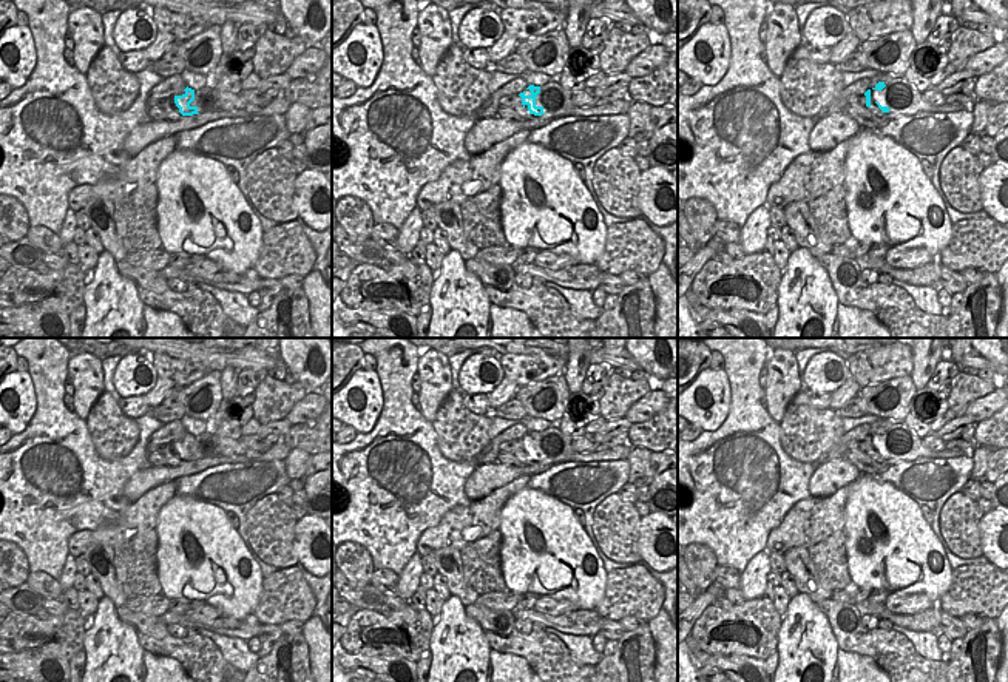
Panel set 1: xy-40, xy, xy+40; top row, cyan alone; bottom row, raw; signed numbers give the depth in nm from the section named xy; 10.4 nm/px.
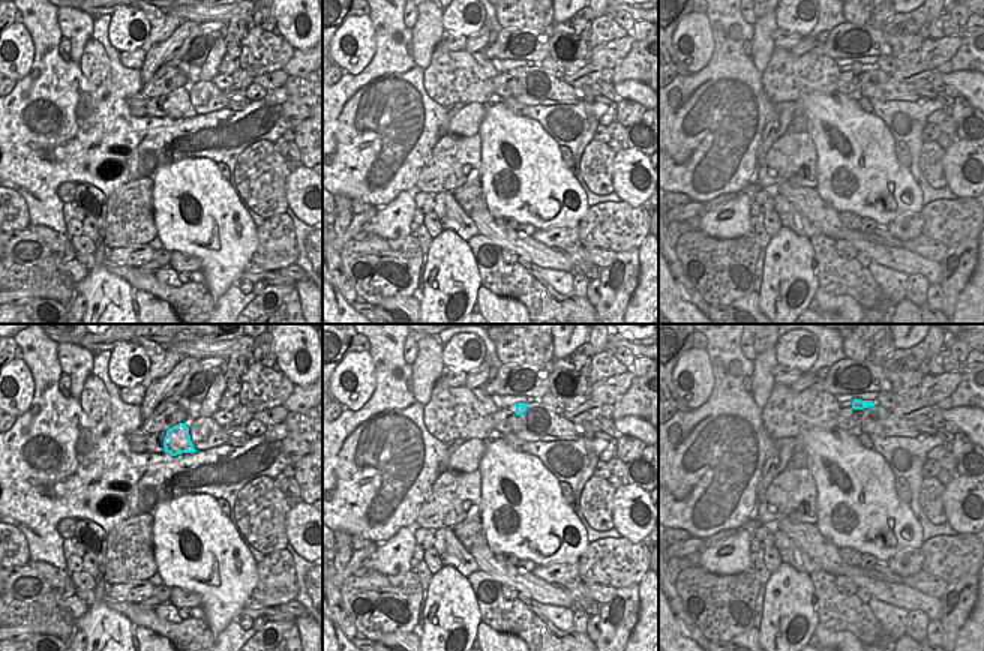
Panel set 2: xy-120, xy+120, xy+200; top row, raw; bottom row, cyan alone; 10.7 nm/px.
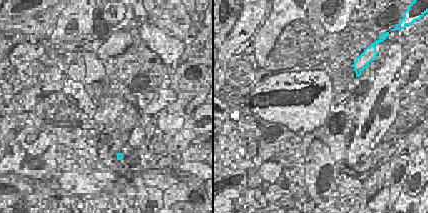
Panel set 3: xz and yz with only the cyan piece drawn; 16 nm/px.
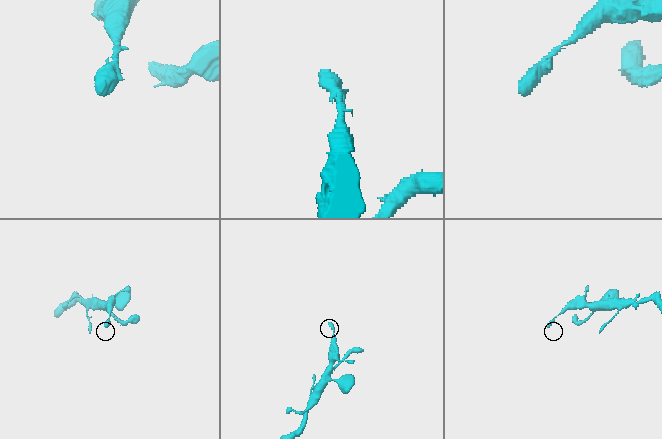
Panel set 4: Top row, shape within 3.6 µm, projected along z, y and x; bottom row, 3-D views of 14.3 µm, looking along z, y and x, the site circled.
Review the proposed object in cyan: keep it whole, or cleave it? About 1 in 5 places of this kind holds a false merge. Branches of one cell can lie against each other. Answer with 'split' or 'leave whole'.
leave whole

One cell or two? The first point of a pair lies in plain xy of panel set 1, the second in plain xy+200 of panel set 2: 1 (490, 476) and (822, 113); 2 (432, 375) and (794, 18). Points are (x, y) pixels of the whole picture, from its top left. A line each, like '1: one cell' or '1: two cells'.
1: two cells
2: two cells

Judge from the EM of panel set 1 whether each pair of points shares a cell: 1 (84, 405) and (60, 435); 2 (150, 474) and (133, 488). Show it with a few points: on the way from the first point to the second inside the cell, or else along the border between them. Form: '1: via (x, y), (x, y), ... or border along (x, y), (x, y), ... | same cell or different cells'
1: border along (73, 412), (84, 422) | different cells
2: via (145, 479), (138, 485) | same cell

